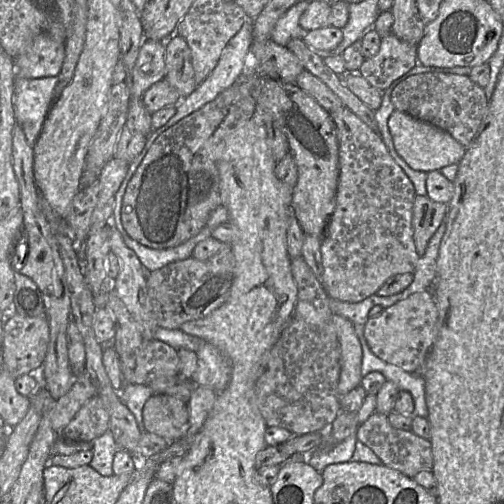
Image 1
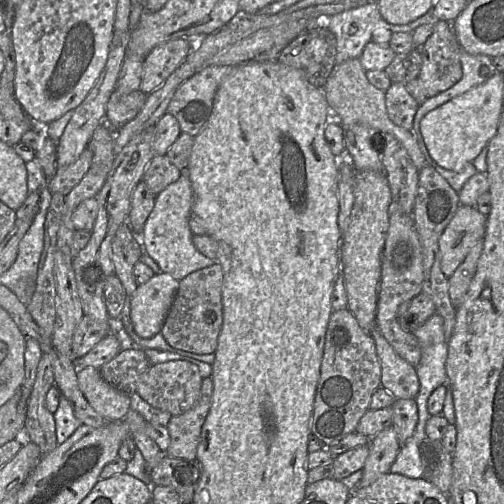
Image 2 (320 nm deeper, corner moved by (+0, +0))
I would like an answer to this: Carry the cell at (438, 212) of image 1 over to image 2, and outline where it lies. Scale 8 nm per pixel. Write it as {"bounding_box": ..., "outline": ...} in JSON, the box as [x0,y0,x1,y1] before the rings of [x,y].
{"bounding_box":[439,205,487,278],"outline":[[[460,205],[439,238],[440,264],[449,278],[470,250],[483,240],[487,216],[475,206]]]}

